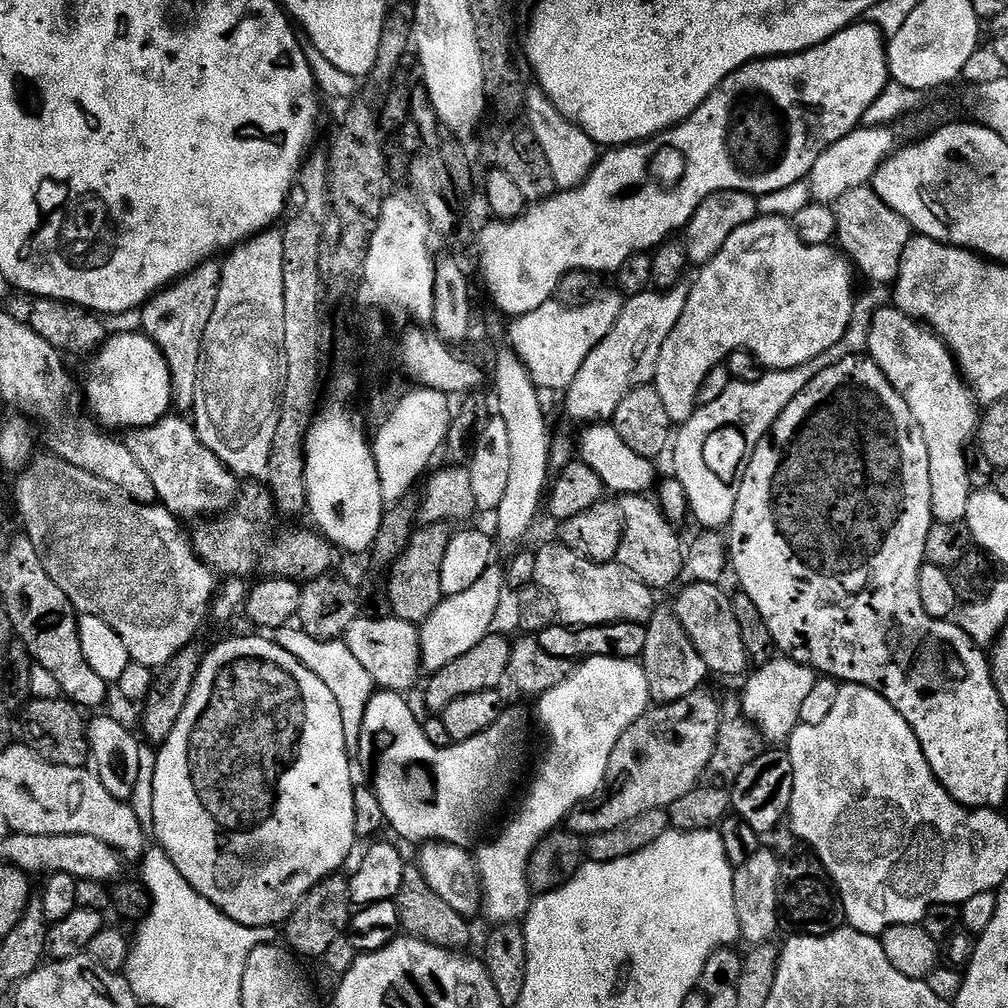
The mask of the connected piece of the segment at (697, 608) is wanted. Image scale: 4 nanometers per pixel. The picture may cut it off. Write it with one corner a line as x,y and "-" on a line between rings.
689,583
687,587
681,590
674,611
690,642
694,642
694,650
702,654
709,673
743,677
749,671
750,661
746,642
742,642
742,630
738,630
738,618
734,618
732,596
724,593
720,584

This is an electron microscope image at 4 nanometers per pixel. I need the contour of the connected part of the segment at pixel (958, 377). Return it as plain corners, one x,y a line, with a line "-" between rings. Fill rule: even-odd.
885,306
872,315
867,355
889,382
903,391
910,414
914,414
918,426
922,426
922,438
926,438
926,450
930,450
933,517
942,522
963,521
974,491
964,447
971,440
973,443
982,412
952,352
928,325
902,314
895,306

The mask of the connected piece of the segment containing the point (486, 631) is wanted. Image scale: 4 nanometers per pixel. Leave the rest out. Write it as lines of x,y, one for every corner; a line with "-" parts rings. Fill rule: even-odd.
491,566
478,578
470,589
457,596
450,596
441,600
439,606
419,625
420,629
420,658
423,667
429,673
442,670
454,658
462,658
466,650
478,646
482,638
486,638
492,631
492,623
500,612
500,603
506,593
506,572
503,567

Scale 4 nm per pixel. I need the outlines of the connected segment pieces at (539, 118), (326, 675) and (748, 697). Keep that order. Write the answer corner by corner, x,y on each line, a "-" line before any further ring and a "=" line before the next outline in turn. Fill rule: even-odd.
539,86
529,87
525,91
523,115
526,118
528,116
528,128
533,136
531,139
546,158
546,162
550,162
550,174
554,174
557,189
567,190
584,184
602,155
596,143
574,122
567,120
=
296,626
279,629
278,642
286,651
294,654
298,662
305,664
314,674
318,674
318,678
322,678
326,686
330,686
330,694
334,694
338,710
342,710
342,726
346,730
346,742
350,746
359,745
366,706
374,694
374,685
370,674
366,674
366,666
362,666
362,662
358,662
358,658
350,654
347,643
340,640
310,638
310,634
306,634
=
777,658
768,664
761,664
755,671
747,677
749,680
744,688
742,711
755,723
765,741
787,741
792,731
800,724
802,702
806,702
810,690
814,690
818,673
806,667
805,664
799,664
787,658

